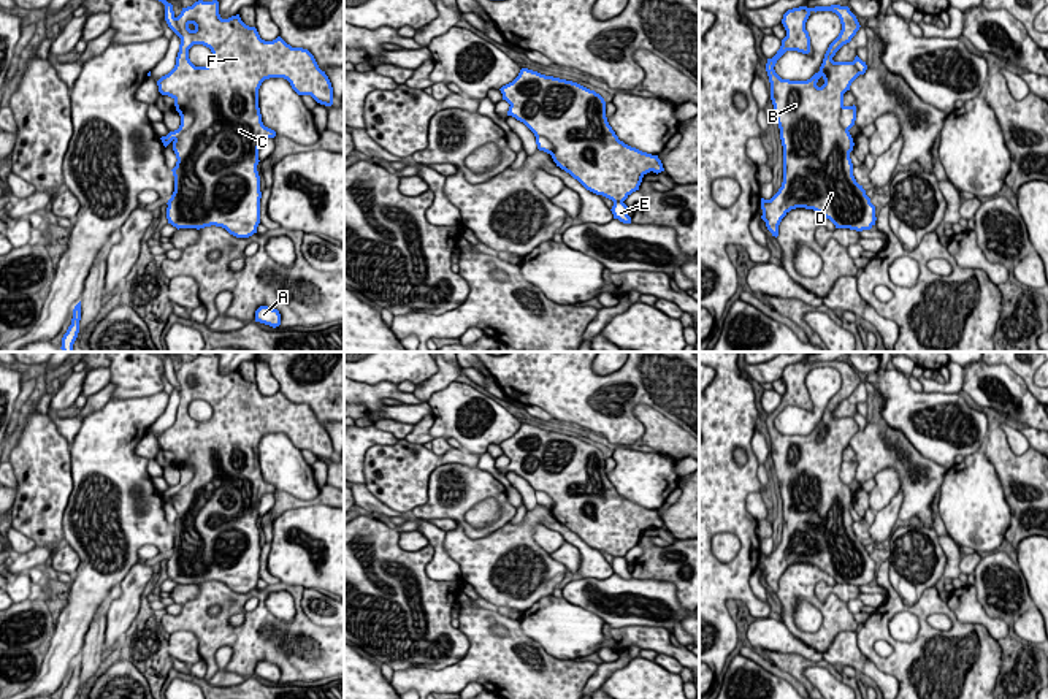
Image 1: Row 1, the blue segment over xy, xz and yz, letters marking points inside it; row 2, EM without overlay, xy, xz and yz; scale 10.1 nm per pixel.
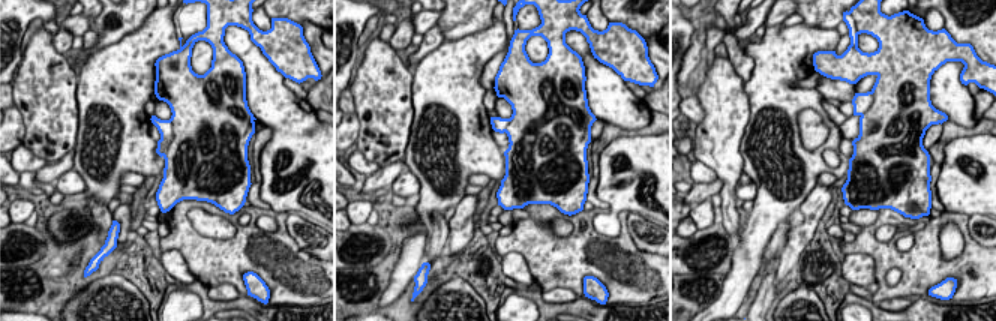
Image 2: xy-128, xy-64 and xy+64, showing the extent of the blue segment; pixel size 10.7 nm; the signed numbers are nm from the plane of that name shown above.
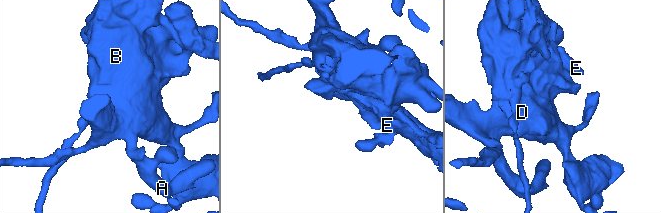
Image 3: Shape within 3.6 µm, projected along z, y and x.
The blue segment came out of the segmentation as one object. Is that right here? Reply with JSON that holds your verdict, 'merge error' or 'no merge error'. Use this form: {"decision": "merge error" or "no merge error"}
{"decision": "merge error"}

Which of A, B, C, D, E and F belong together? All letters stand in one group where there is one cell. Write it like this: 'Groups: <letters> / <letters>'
Groups: A B C D F / E

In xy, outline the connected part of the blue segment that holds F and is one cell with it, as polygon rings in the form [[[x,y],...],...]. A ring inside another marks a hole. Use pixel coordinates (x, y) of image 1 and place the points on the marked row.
[[[198,0],[182,8],[176,17],[181,44],[174,68],[157,81],[159,92],[174,100],[176,111],[190,111],[192,125],[174,141],[174,192],[168,200],[168,223],[179,228],[222,227],[236,238],[257,233],[260,223],[258,147],[276,132],[265,127],[258,108],[258,89],[265,79],[284,78],[298,95],[311,95],[317,103],[333,105],[333,87],[314,59],[303,48],[292,48],[281,36],[273,41],[260,38],[255,27],[246,25],[239,14],[222,19],[219,2]],[[203,44],[211,49],[212,62],[195,67],[189,49]]]

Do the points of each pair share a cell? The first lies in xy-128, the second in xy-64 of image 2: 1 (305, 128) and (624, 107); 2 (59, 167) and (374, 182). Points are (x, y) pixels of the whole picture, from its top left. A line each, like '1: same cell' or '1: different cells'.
1: same cell
2: same cell

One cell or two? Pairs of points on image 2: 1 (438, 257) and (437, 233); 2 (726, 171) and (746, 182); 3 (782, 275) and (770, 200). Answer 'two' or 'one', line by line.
1: one
2: two
3: two

